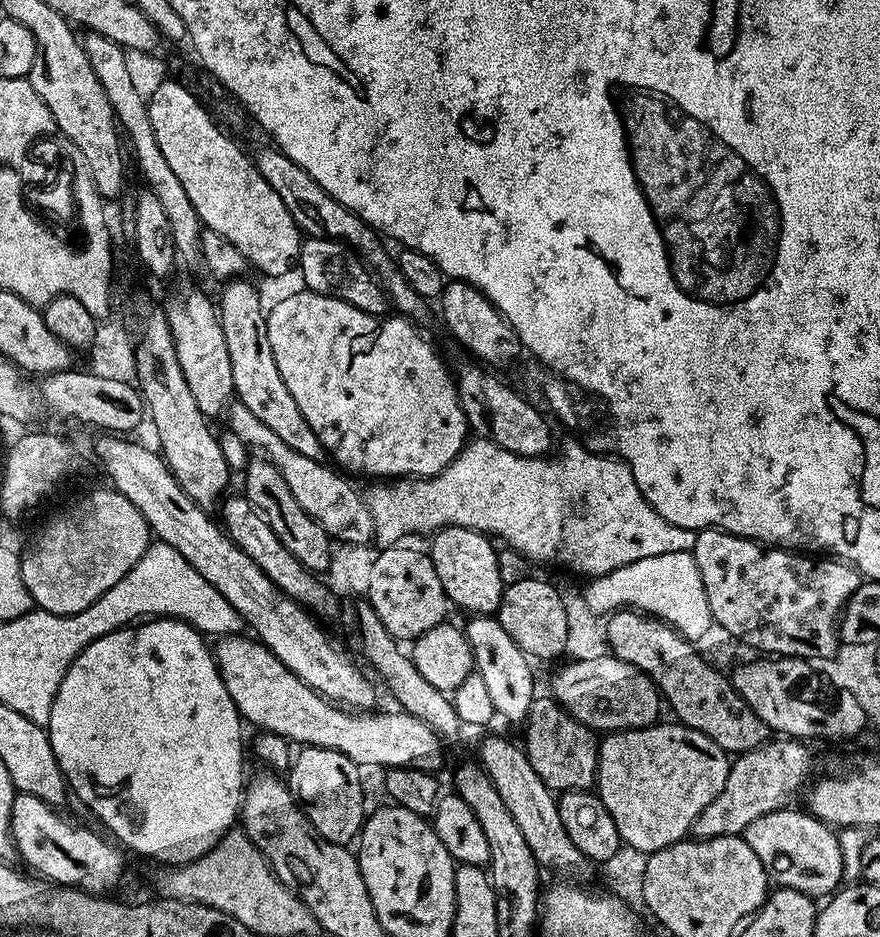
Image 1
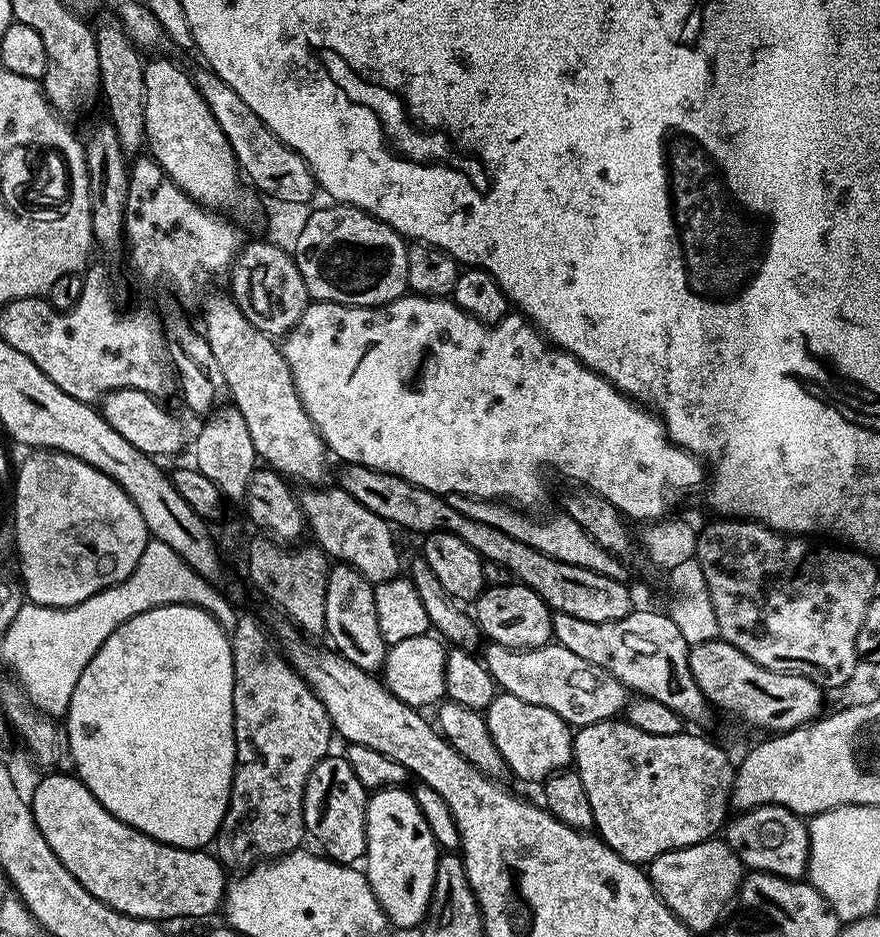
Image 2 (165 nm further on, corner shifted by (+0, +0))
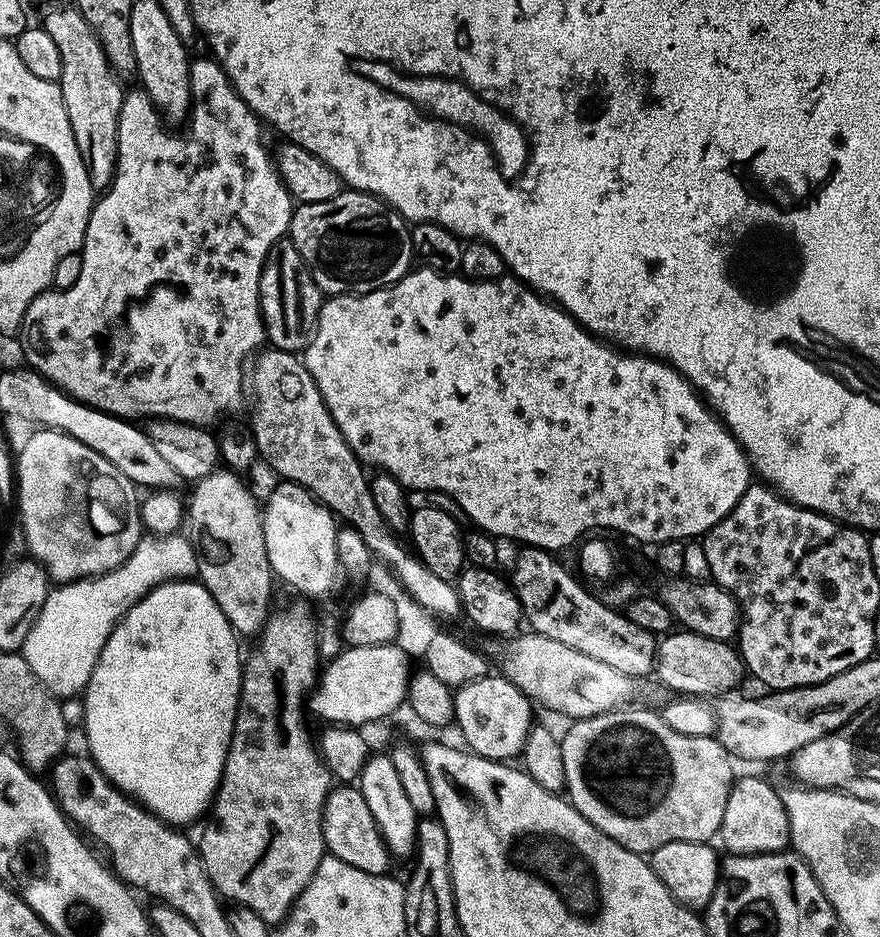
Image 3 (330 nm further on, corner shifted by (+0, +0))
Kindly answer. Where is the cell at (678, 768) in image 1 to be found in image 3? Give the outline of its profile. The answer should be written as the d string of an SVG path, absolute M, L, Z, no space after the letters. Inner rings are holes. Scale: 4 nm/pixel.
M642 707L614 708L610 712L603 712L585 720L577 720L569 725L568 733L563 733L560 741L565 766L566 796L595 828L602 830L602 834L614 838L614 842L618 842L624 848L629 848L632 852L650 854L658 846L666 846L666 842L678 842L679 840L708 842L719 833L722 826L722 814L726 810L726 798L730 798L730 790L734 783L734 775L732 776L734 760L730 753L720 745L715 735L688 737L686 734L680 734L667 725L659 711Z

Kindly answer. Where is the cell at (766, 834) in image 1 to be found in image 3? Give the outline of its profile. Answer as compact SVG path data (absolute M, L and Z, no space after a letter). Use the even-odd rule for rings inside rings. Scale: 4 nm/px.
M744 776L735 781L730 790L730 798L726 798L726 810L722 814L722 826L718 840L728 847L727 851L734 856L753 856L763 852L782 852L792 843L790 834L790 818L786 814L786 806L782 802L777 785L763 780L760 776Z

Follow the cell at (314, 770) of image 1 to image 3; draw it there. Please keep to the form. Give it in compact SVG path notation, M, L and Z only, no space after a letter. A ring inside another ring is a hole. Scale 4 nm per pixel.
M336 786L328 793L328 800L324 803L324 846L331 855L342 858L342 862L350 862L350 866L358 866L358 870L366 870L366 874L378 874L379 876L385 875L389 871L388 860L390 861L390 853L384 839L380 833L380 827L374 822L374 814L370 814L370 806L366 806L366 798L362 798L359 787L356 786Z

